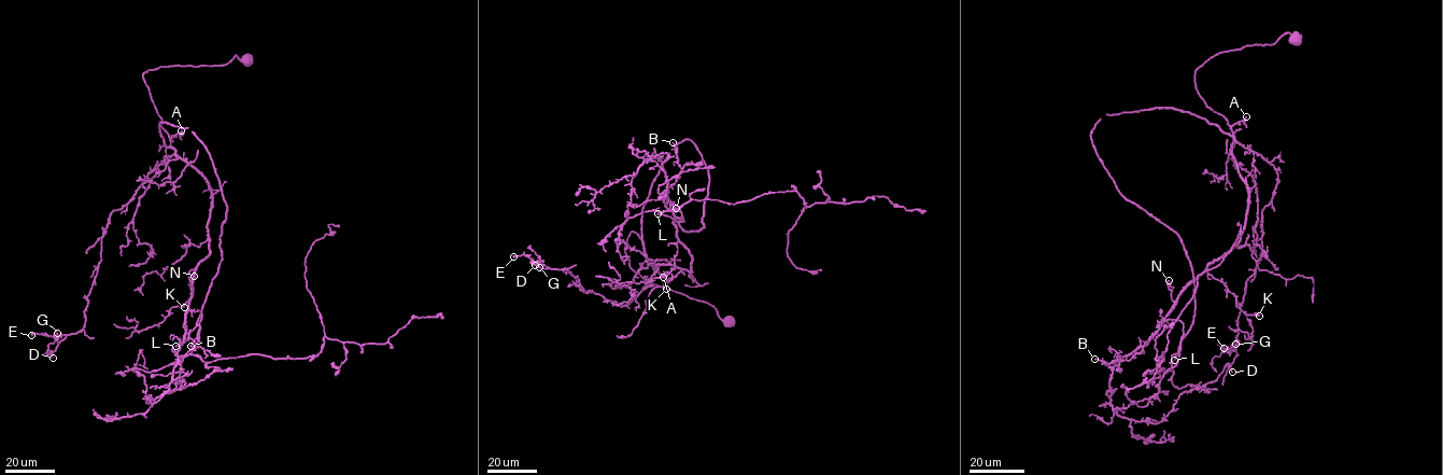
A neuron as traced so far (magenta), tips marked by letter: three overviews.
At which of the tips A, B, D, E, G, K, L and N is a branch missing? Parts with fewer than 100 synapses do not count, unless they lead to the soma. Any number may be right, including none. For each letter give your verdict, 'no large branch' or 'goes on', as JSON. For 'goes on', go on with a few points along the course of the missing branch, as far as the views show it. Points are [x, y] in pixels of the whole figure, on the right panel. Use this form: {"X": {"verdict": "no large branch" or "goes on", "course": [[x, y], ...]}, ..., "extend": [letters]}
{"A": {"verdict": "no large branch"}, "B": {"verdict": "no large branch"}, "D": {"verdict": "no large branch"}, "E": {"verdict": "no large branch"}, "G": {"verdict": "no large branch"}, "K": {"verdict": "no large branch"}, "L": {"verdict": "goes on", "course": [[1174, 360], [1177, 366], [1169, 355], [1188, 341], [1197, 319], [1214, 308], [1220, 279], [1217, 261], [1226, 252]]}, "N": {"verdict": "no large branch"}, "extend": ["L"]}

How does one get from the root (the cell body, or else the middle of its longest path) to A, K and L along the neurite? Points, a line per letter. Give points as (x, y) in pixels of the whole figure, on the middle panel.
A: (729, 321), (708, 304), (636, 273), (625, 252), (632, 232), (663, 277)
K: (729, 321), (636, 273), (625, 252), (632, 232), (653, 266), (694, 279), (691, 255), (676, 243), (666, 289)
L: (729, 321), (630, 267), (634, 232), (653, 266), (694, 279), (679, 207), (683, 221), (658, 213)

